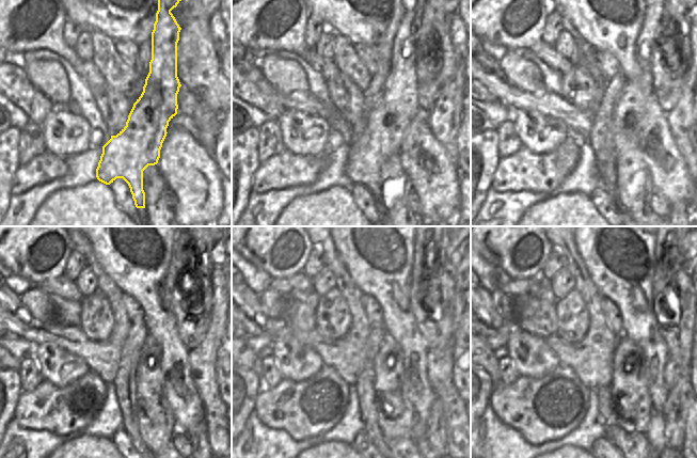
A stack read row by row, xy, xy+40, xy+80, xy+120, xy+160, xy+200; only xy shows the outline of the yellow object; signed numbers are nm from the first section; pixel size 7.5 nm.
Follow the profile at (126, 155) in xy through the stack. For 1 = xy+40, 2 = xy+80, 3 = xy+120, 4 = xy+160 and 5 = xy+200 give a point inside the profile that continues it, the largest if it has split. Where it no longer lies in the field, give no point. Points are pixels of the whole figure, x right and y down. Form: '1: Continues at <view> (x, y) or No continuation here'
1: Continues at xy+40 (386, 124)
2: Continues at xy+80 (629, 114)
3: Continues at xy+120 (168, 287)
4: Continues at xy+160 (415, 272)
5: Continues at xy+200 (656, 258).

